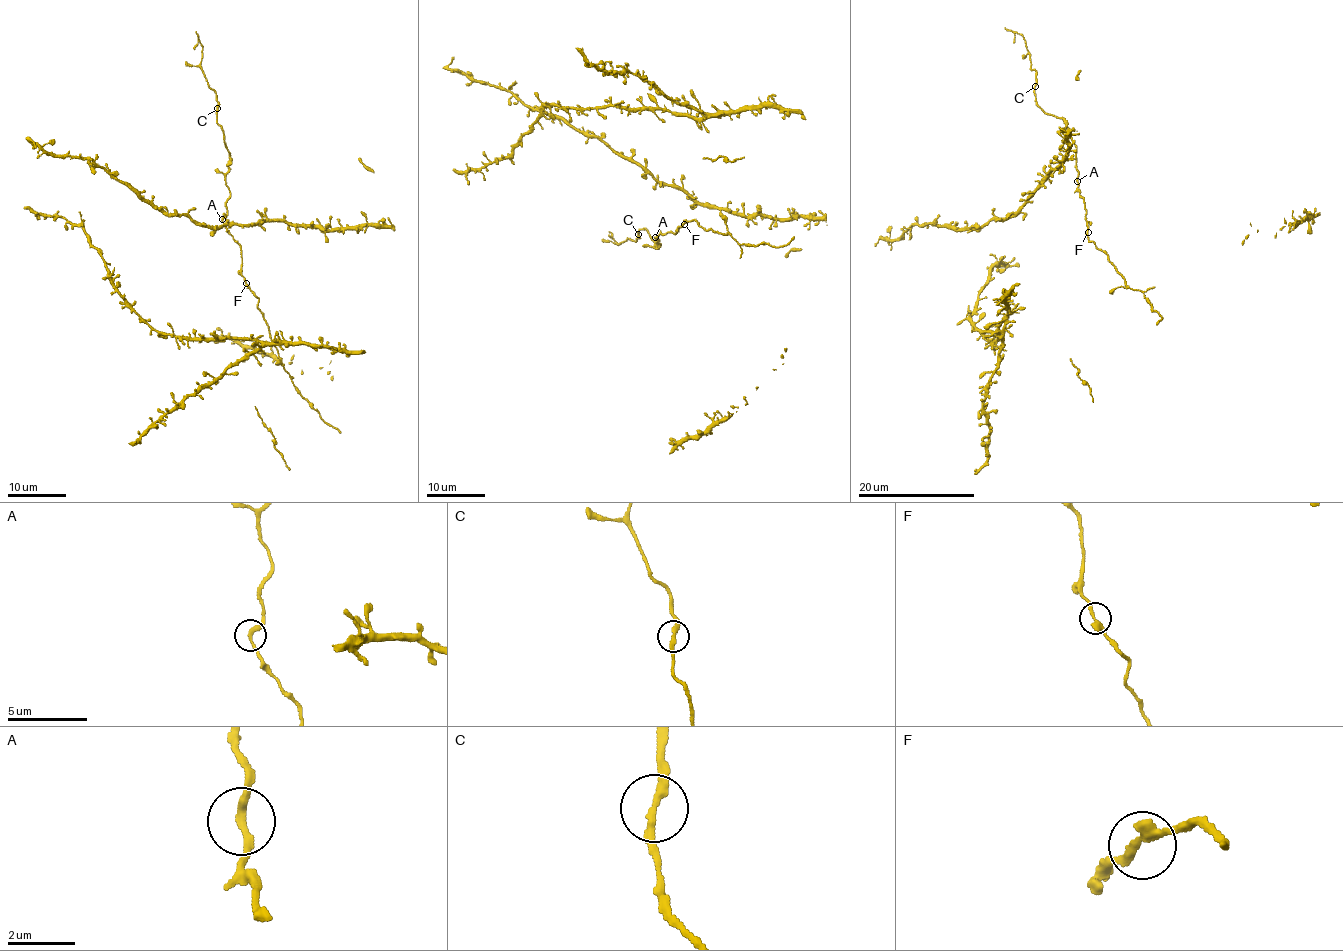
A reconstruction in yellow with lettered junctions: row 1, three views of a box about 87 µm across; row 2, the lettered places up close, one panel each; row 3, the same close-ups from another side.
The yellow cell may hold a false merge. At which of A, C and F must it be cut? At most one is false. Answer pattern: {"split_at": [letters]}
{"split_at": []}

